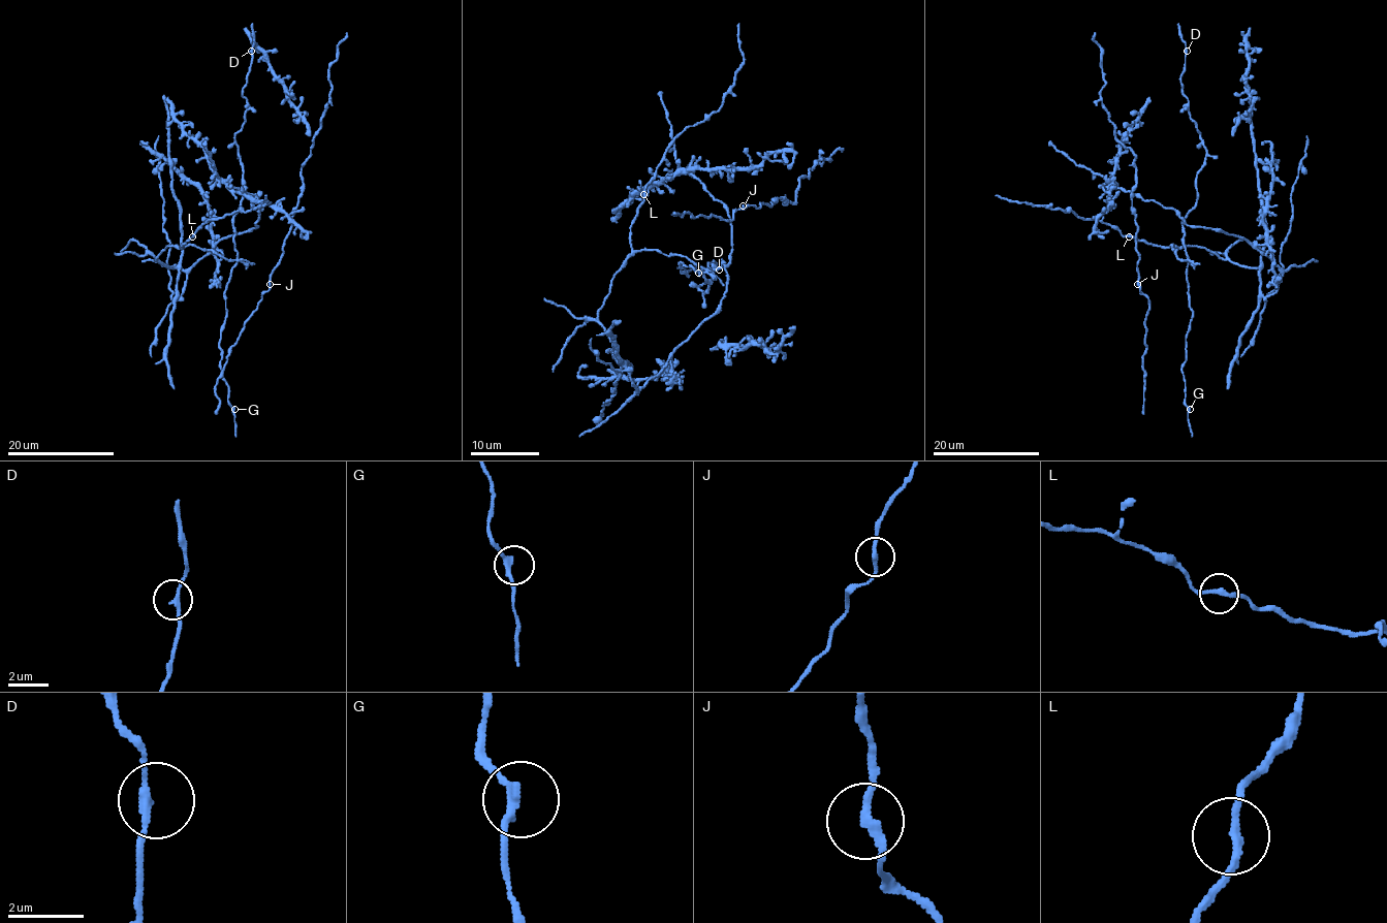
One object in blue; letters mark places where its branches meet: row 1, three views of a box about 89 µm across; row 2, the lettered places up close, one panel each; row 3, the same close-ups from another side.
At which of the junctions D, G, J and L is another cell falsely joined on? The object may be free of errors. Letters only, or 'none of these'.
none of these

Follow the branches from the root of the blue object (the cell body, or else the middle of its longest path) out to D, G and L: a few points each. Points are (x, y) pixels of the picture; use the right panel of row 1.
D: (1260, 288), (1258, 268), (1198, 246), (1171, 247), (1187, 258), (1184, 218), (1205, 157), (1180, 83), (1187, 51)
G: (1260, 288), (1258, 268), (1241, 267), (1203, 247), (1171, 246), (1187, 261), (1193, 318), (1181, 372), (1190, 409)
L: (1260, 288), (1258, 268), (1241, 267), (1198, 246), (1161, 247), (1129, 236)

